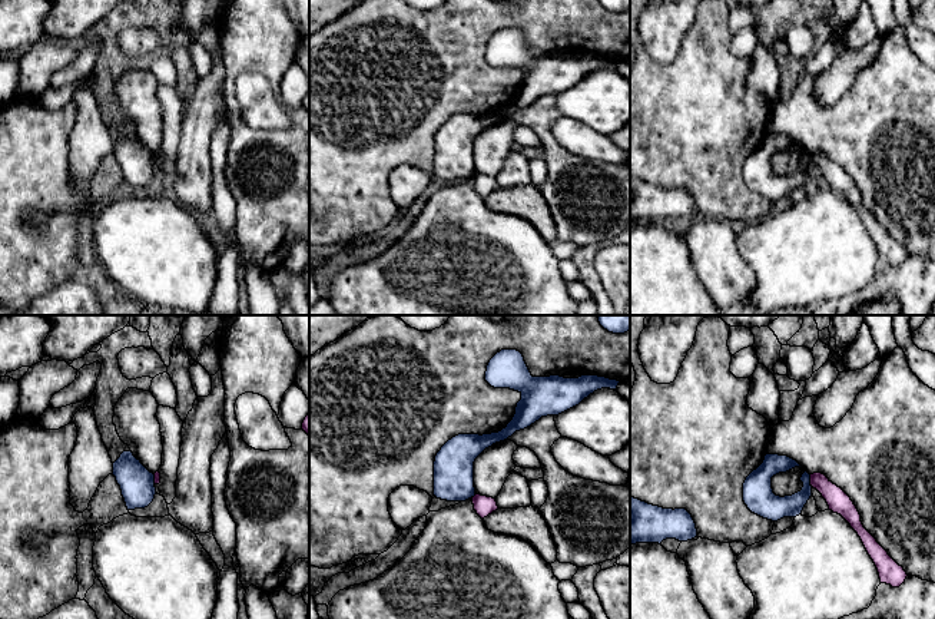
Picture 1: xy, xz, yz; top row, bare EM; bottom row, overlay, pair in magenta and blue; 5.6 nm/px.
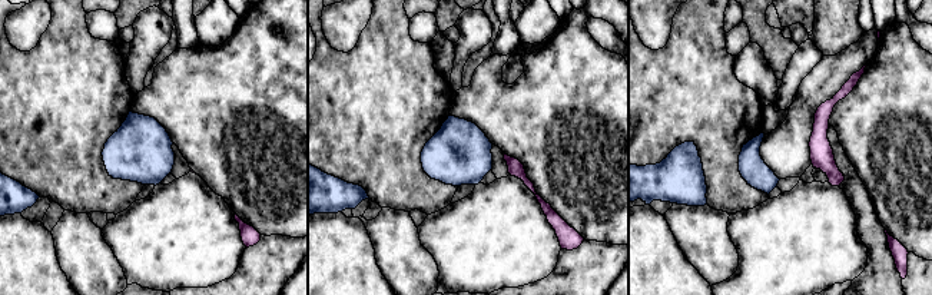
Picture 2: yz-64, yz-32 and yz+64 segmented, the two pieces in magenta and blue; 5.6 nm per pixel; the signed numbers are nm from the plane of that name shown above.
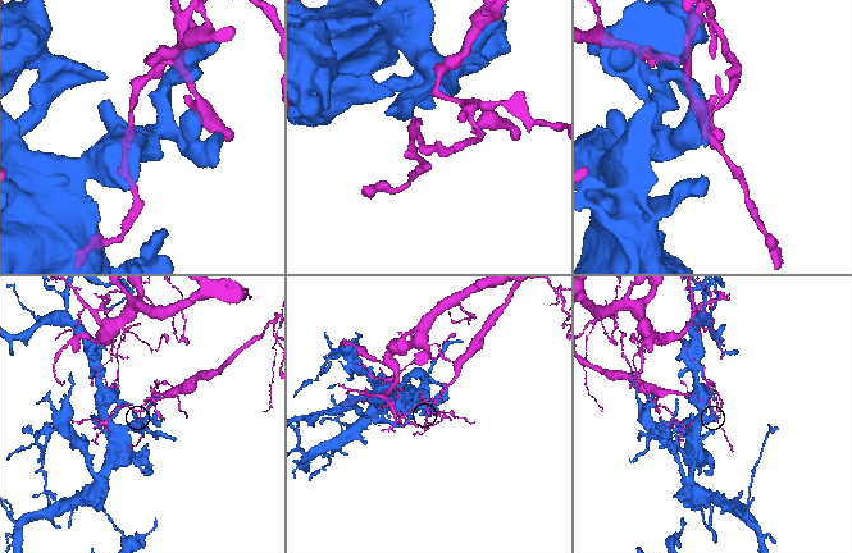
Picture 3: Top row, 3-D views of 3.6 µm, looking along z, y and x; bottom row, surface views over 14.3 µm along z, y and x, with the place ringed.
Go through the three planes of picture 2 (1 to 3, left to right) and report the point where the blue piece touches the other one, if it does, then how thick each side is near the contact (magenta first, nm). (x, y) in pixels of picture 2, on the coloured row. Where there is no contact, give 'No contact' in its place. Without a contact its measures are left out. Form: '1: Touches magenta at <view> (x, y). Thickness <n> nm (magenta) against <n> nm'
1: No contact
2: No contact
3: No contact

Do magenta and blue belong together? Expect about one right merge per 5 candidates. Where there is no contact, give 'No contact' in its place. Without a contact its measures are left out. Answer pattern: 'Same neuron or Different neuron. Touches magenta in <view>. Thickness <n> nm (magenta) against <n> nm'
Different neuron. Touches magenta in yz. Thickness 120 nm (magenta) against 140 nm

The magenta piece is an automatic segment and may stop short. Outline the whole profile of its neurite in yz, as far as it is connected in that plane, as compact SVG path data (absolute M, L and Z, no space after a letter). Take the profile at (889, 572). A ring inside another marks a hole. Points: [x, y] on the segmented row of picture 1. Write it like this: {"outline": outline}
{"outline": "M822 473L810 474L810 486L822 494L829 506L829 510L840 514L858 533L868 555L878 569L881 583L891 585L892 587L899 587L908 576L906 572L863 527L861 514L851 497Z"}

